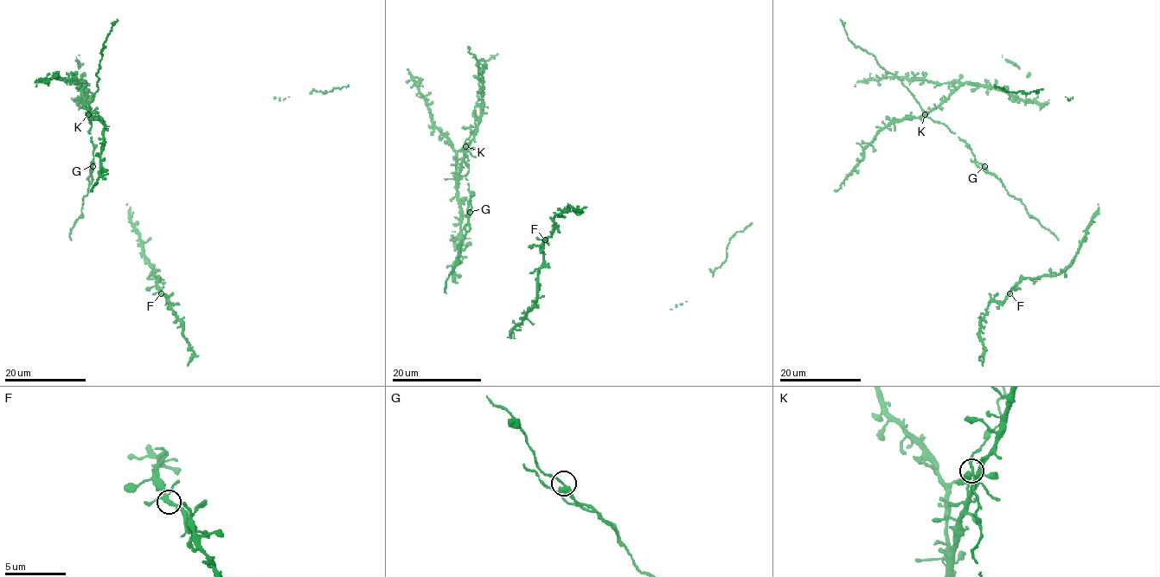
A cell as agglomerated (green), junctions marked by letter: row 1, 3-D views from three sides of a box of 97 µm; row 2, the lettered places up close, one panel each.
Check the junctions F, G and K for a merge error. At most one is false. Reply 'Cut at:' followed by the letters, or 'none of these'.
Cut at: none of these

